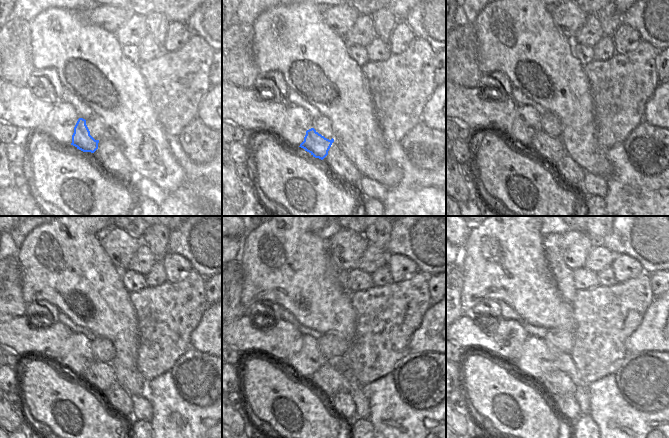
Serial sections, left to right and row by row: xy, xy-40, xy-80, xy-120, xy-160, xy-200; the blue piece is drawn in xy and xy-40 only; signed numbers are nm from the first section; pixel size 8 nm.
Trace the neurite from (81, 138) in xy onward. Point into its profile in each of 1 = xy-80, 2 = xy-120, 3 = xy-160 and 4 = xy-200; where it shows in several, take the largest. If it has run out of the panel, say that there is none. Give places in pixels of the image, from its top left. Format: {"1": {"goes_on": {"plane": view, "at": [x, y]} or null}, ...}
{"1": {"goes_on": {"plane": "xy-80", "at": [550, 149]}}, "2": {"goes_on": {"plane": "xy-120", "at": [100, 375]}}, "3": {"goes_on": {"plane": "xy-160", "at": [328, 380]}}, "4": {"goes_on": {"plane": "xy-200", "at": [556, 383]}}}

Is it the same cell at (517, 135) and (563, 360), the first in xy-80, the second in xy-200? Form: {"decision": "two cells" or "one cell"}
{"decision": "one cell"}

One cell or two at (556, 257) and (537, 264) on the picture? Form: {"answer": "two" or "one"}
{"answer": "two"}

